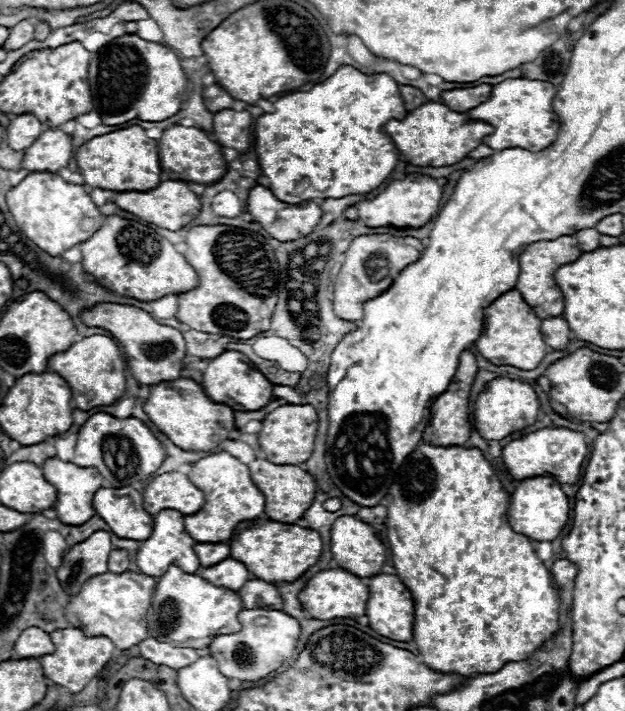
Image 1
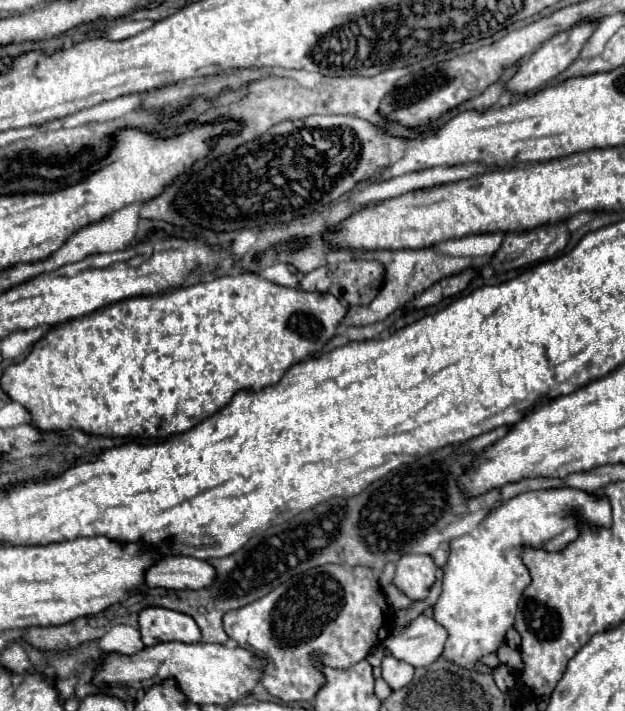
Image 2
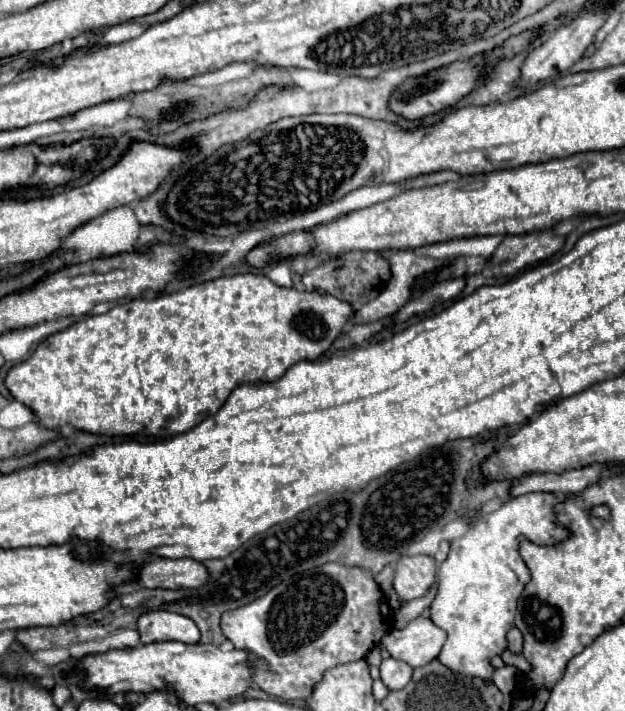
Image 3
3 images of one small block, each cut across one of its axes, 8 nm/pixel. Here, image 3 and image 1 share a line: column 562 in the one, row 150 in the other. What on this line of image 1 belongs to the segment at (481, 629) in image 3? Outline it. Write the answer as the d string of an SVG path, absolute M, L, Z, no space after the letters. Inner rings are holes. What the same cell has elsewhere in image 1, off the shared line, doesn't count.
M508 78L500 84L494 84L490 98L468 110L468 116L472 120L478 118L494 128L494 132L484 138L484 144L492 150L524 148L530 152L538 152L552 144L558 134L558 120L552 112L552 98L556 96L556 92L558 88L549 82Z

